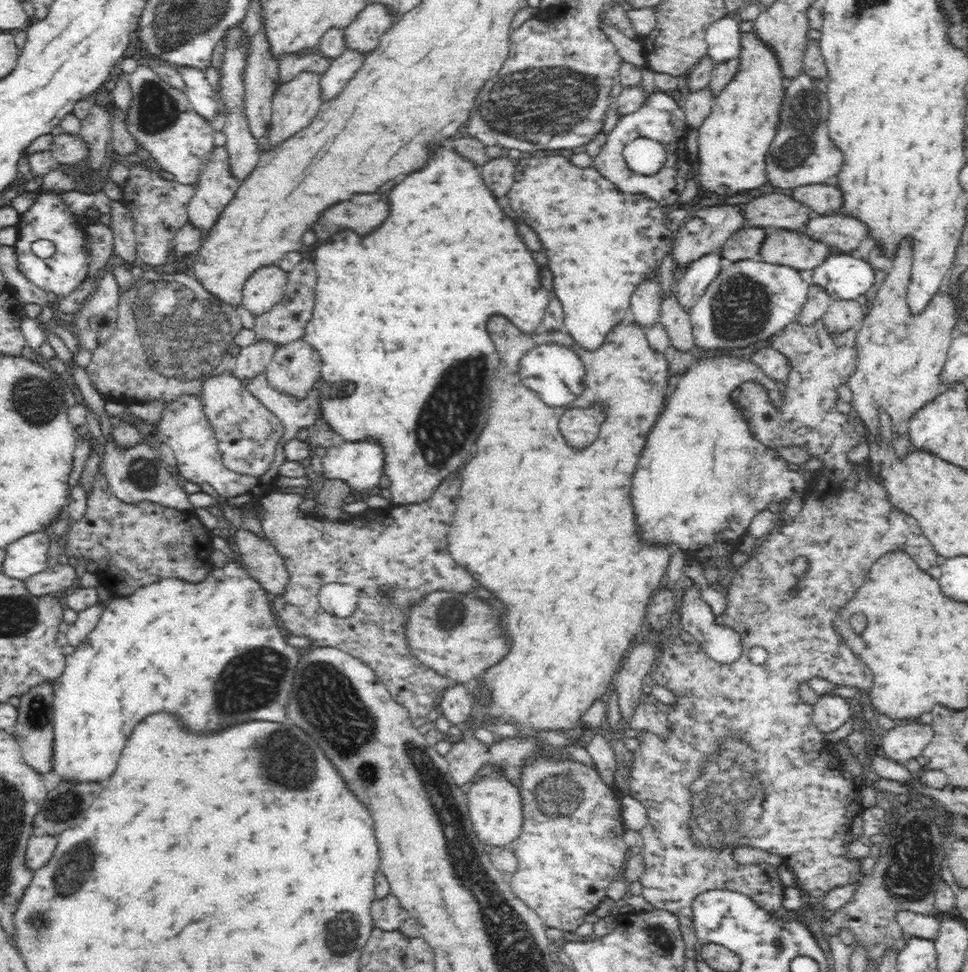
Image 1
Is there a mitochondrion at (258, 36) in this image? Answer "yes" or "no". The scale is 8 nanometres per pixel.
no

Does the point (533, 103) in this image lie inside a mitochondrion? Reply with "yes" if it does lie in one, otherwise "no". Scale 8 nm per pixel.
yes

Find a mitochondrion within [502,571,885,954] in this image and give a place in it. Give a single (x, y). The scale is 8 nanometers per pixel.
(719, 798)

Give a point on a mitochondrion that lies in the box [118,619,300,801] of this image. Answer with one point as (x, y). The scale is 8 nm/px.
(255, 680)

